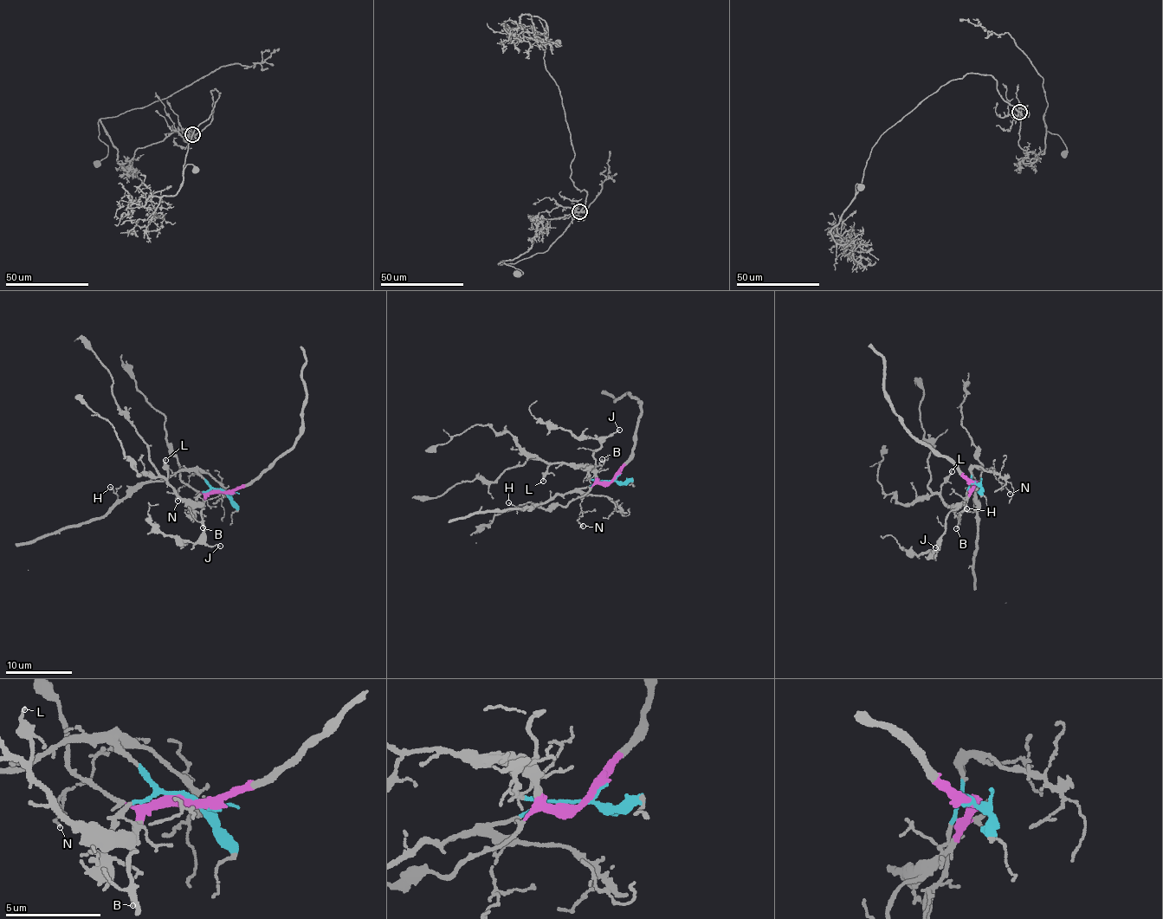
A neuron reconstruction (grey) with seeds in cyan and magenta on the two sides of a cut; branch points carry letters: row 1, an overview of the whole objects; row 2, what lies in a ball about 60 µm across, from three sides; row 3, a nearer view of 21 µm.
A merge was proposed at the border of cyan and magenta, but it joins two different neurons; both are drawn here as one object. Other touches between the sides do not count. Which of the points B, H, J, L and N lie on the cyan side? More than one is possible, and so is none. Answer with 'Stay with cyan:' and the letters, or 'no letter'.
Stay with cyan: B, H, N

